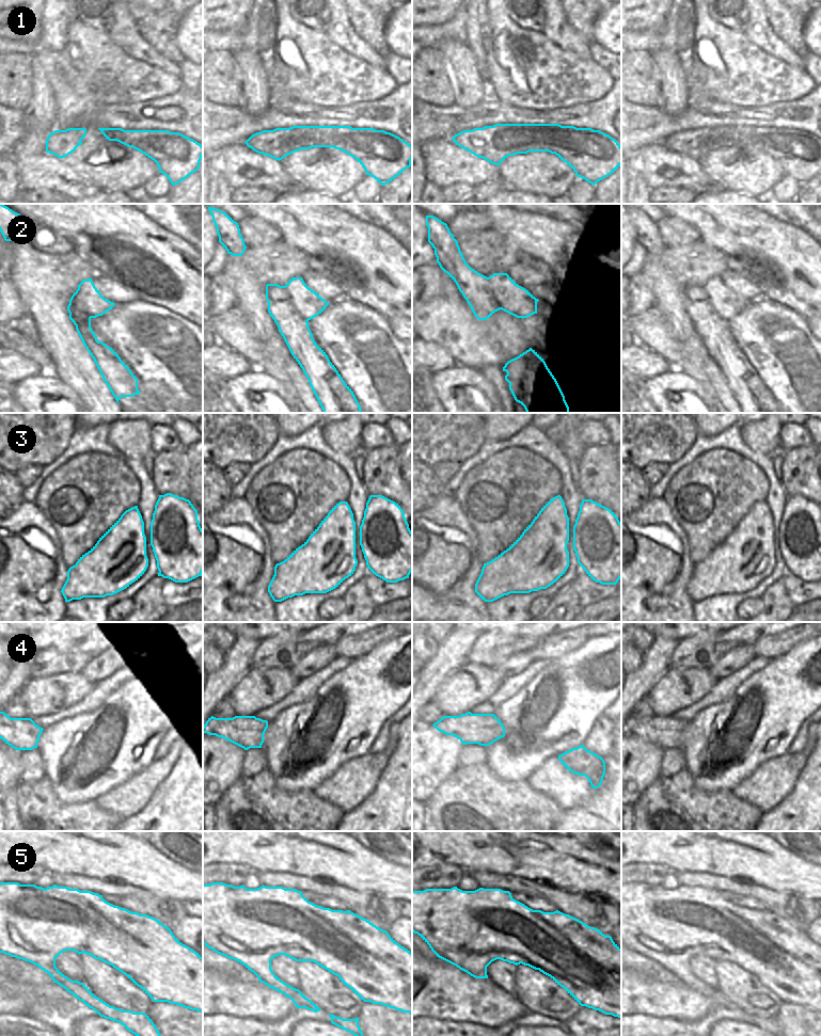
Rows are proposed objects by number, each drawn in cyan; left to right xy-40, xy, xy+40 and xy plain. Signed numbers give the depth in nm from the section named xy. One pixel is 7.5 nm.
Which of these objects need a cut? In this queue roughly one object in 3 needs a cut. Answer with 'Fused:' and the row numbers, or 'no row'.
Fused: 1, 2

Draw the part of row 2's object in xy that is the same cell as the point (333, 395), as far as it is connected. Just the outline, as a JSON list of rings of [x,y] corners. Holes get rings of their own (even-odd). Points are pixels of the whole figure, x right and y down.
[[[267,284],[266,300],[268,313],[309,379],[323,413],[361,413],[353,392],[315,342],[309,322],[294,308],[285,286]]]

